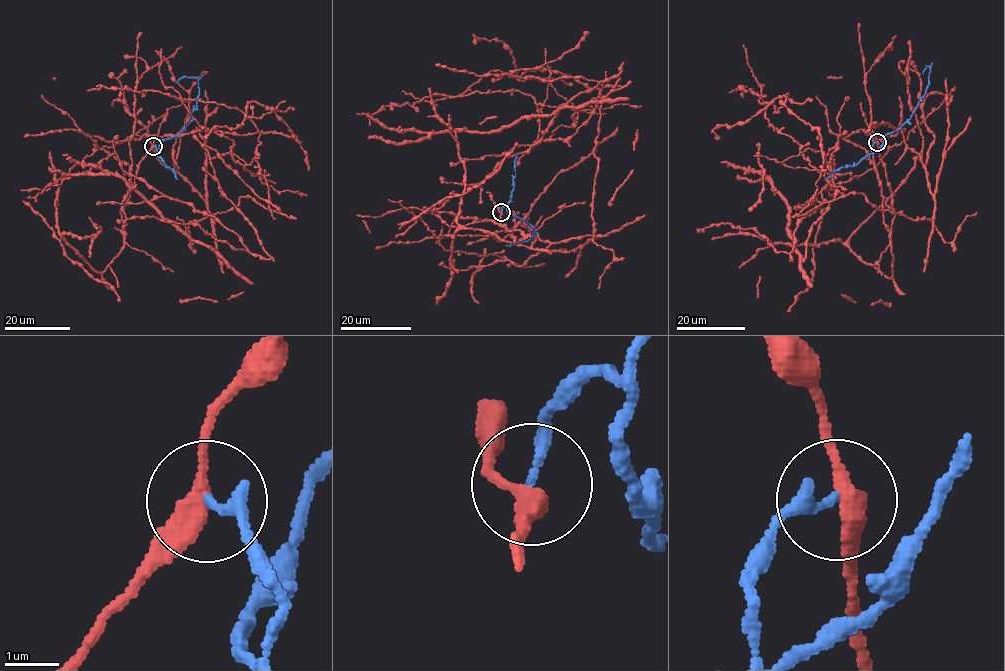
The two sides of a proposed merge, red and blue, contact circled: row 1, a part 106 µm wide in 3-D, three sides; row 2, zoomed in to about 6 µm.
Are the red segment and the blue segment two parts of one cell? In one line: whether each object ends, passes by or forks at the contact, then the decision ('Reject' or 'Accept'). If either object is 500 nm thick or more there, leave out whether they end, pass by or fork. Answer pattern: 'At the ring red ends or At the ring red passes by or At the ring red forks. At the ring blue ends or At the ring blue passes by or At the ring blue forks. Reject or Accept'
At the ring red passes by. At the ring blue ends. Reject

